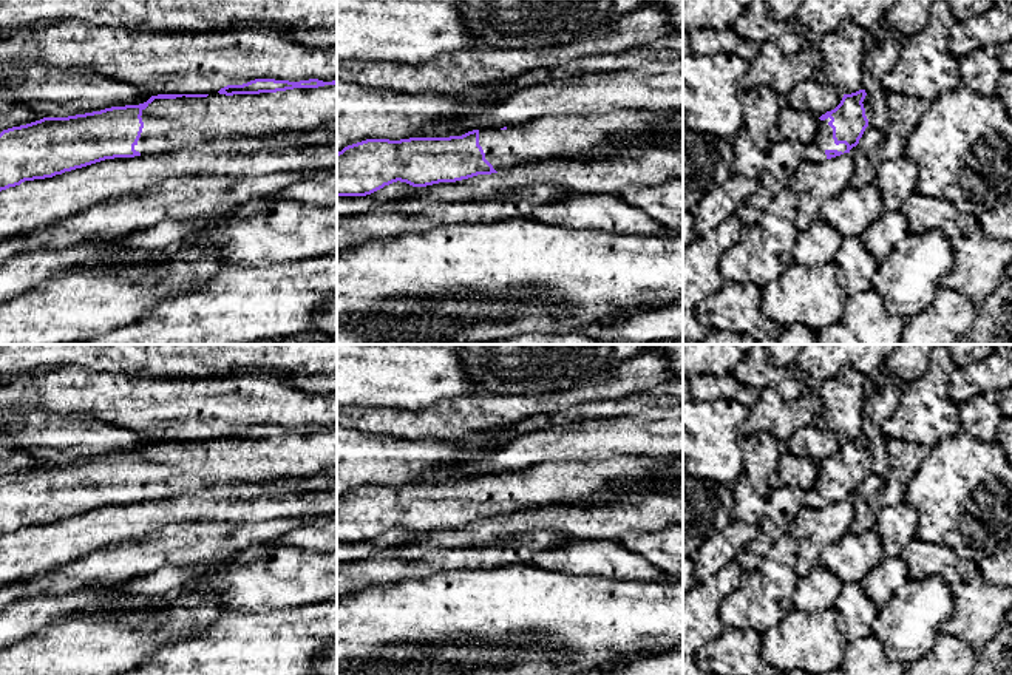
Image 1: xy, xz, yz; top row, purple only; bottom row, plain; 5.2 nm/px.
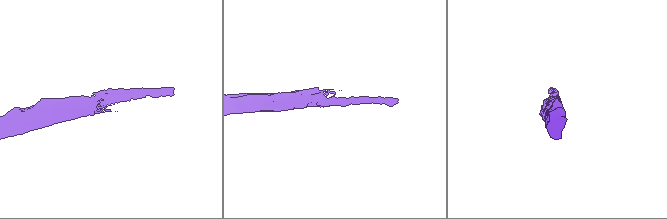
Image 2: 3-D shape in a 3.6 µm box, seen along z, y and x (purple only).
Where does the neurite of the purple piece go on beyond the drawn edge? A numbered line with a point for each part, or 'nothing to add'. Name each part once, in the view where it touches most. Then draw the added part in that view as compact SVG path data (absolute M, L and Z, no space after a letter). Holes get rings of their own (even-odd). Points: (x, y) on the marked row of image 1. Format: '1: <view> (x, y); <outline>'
1: xy (169, 124); M337 85L260 94L226 96L210 93L207 97L155 99L142 110L141 117L144 128L134 145L134 150L141 154L243 137L260 137L269 142L284 141L337 122Z

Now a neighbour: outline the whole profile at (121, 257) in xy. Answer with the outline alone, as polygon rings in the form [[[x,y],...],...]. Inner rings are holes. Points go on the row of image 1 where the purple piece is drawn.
[[[116,249],[110,256],[100,256],[96,263],[79,269],[79,272],[97,272],[99,267],[138,267],[164,263],[171,258],[175,250],[141,252]]]

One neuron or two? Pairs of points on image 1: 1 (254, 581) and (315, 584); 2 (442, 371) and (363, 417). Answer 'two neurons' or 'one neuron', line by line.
1: one neuron
2: two neurons

